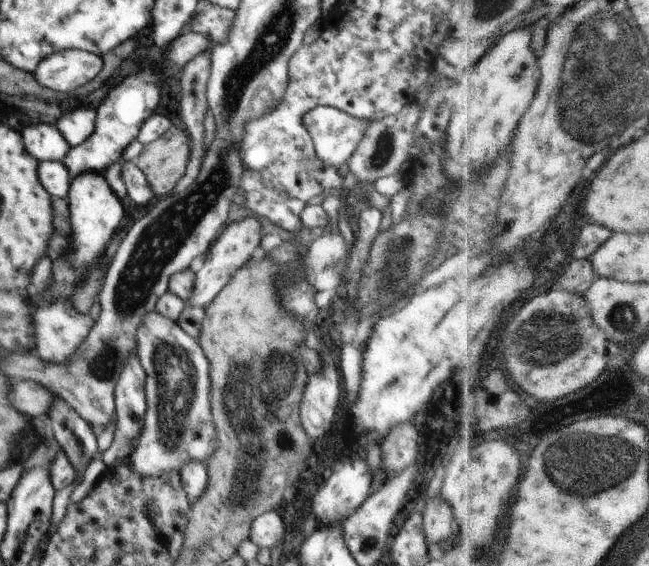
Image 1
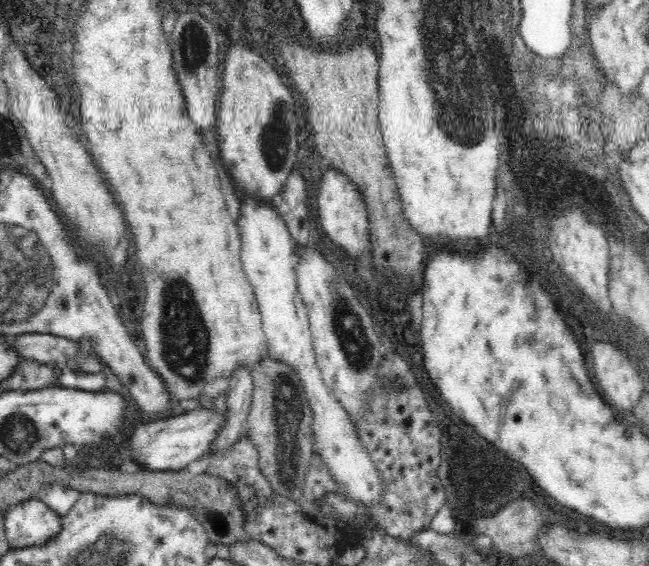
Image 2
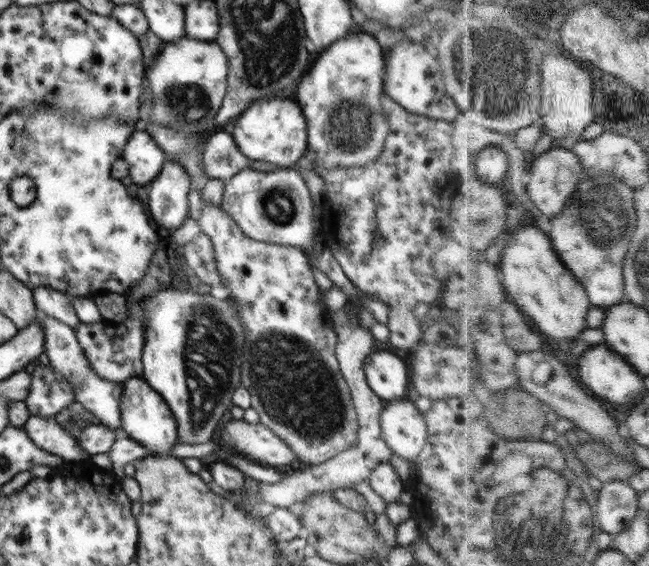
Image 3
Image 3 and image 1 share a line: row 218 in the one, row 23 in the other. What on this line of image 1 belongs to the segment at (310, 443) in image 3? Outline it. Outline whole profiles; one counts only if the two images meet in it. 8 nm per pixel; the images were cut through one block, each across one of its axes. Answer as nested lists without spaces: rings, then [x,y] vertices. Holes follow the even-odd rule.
[[[218,5],[206,6],[194,18],[191,31],[211,40],[212,46],[224,43],[235,19],[235,9]]]

